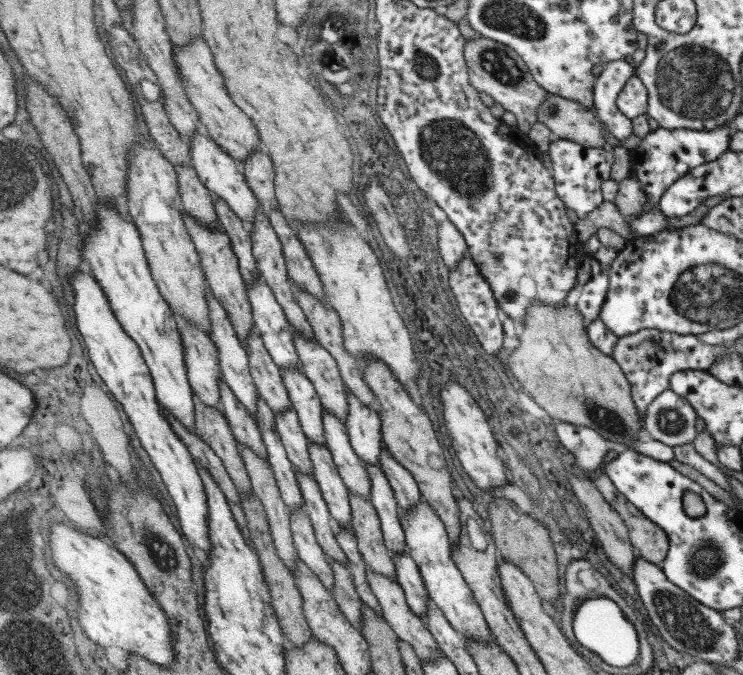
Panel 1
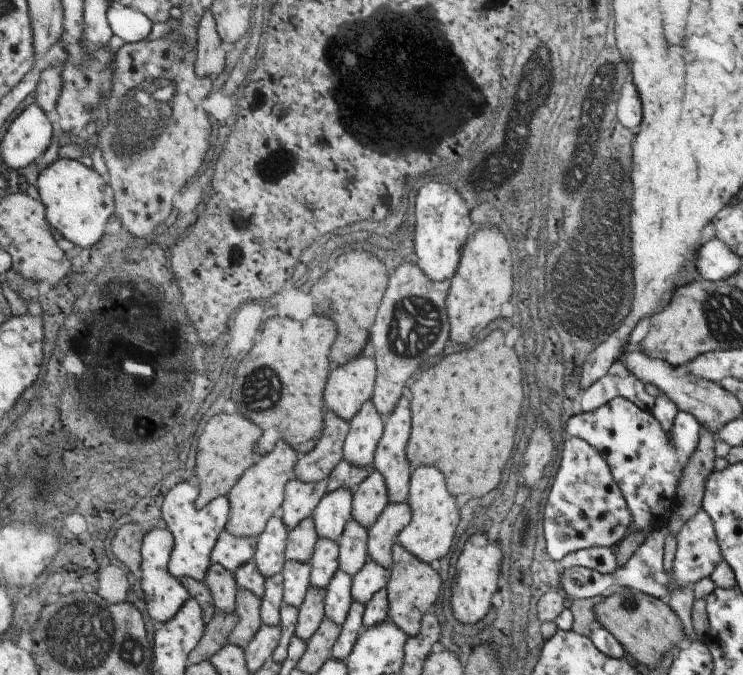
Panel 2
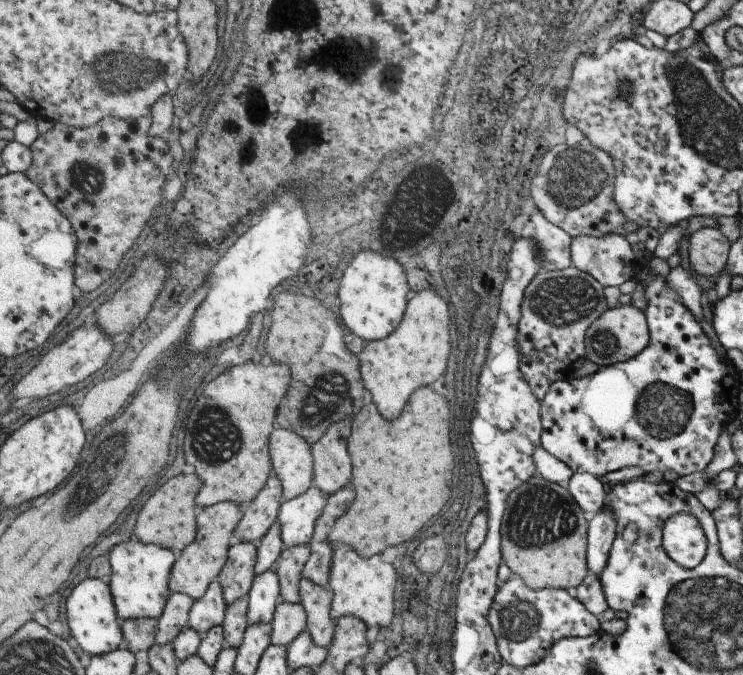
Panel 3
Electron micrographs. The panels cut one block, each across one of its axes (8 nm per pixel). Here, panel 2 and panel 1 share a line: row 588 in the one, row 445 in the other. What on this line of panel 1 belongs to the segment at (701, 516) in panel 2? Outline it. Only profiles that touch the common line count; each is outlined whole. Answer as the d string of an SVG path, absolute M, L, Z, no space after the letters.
M665 390L653 402L649 402L643 418L645 438L661 442L669 448L693 444L697 414L685 398L679 398L673 390Z

